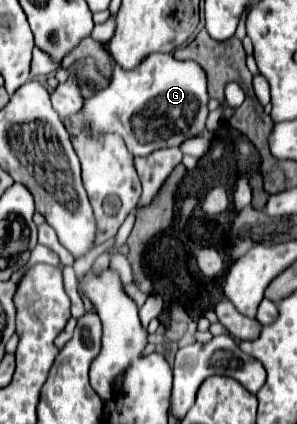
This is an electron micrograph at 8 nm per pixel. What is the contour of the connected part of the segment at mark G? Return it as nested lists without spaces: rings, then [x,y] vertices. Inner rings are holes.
[[[151,53],[145,63],[137,65],[137,69],[121,69],[117,63],[113,67],[113,81],[109,87],[97,91],[95,95],[83,101],[79,113],[63,119],[69,135],[75,137],[99,137],[101,133],[119,133],[133,155],[149,155],[163,147],[179,147],[185,139],[199,135],[205,129],[207,119],[207,75],[195,61],[177,61],[169,53]]]

